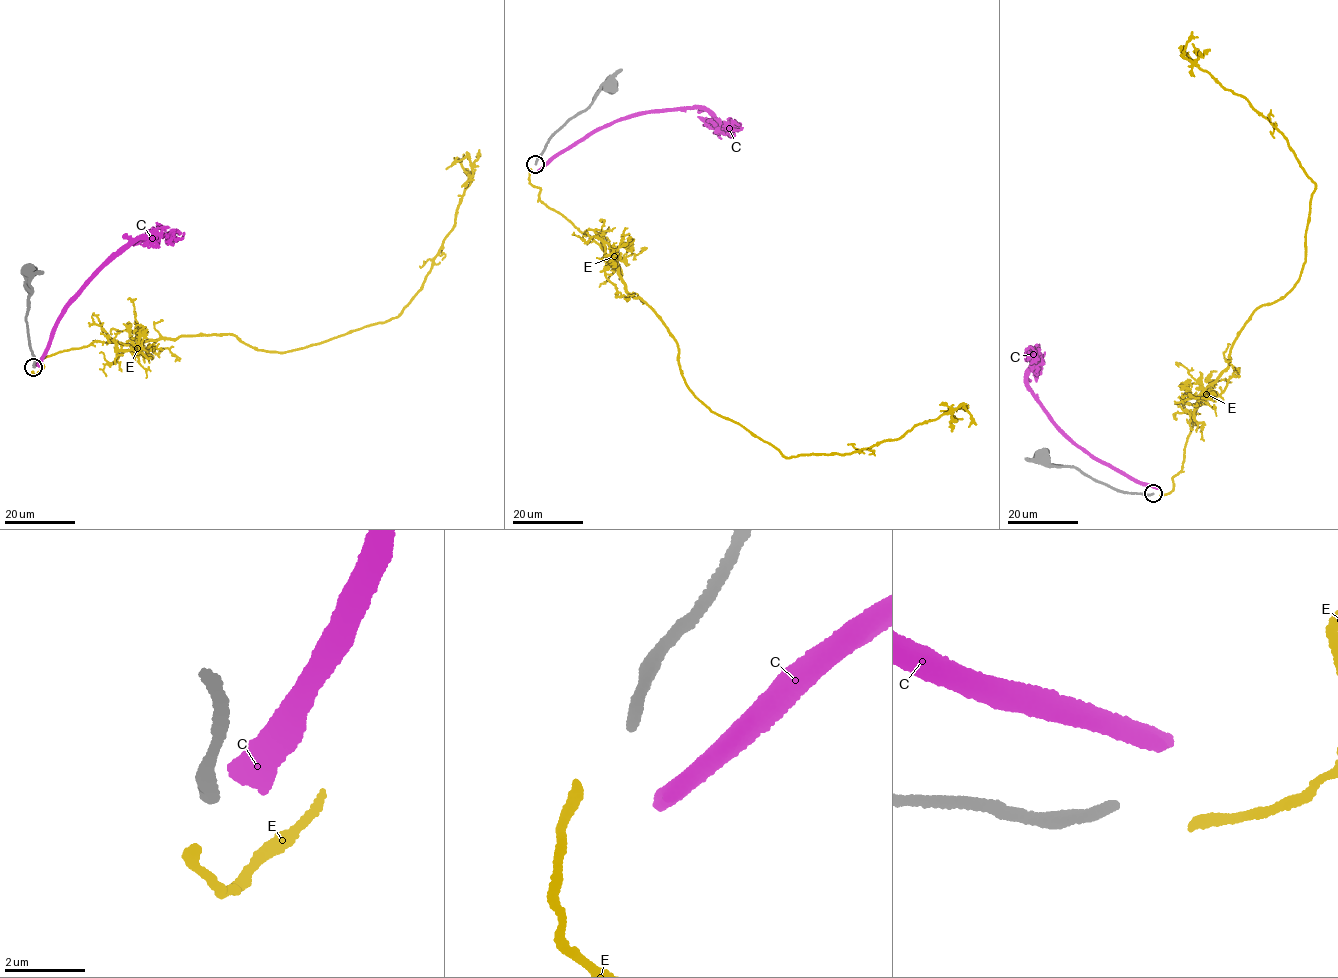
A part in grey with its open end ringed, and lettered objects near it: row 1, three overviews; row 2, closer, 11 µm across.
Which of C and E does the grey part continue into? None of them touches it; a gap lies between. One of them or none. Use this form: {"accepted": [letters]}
{"accepted": []}

